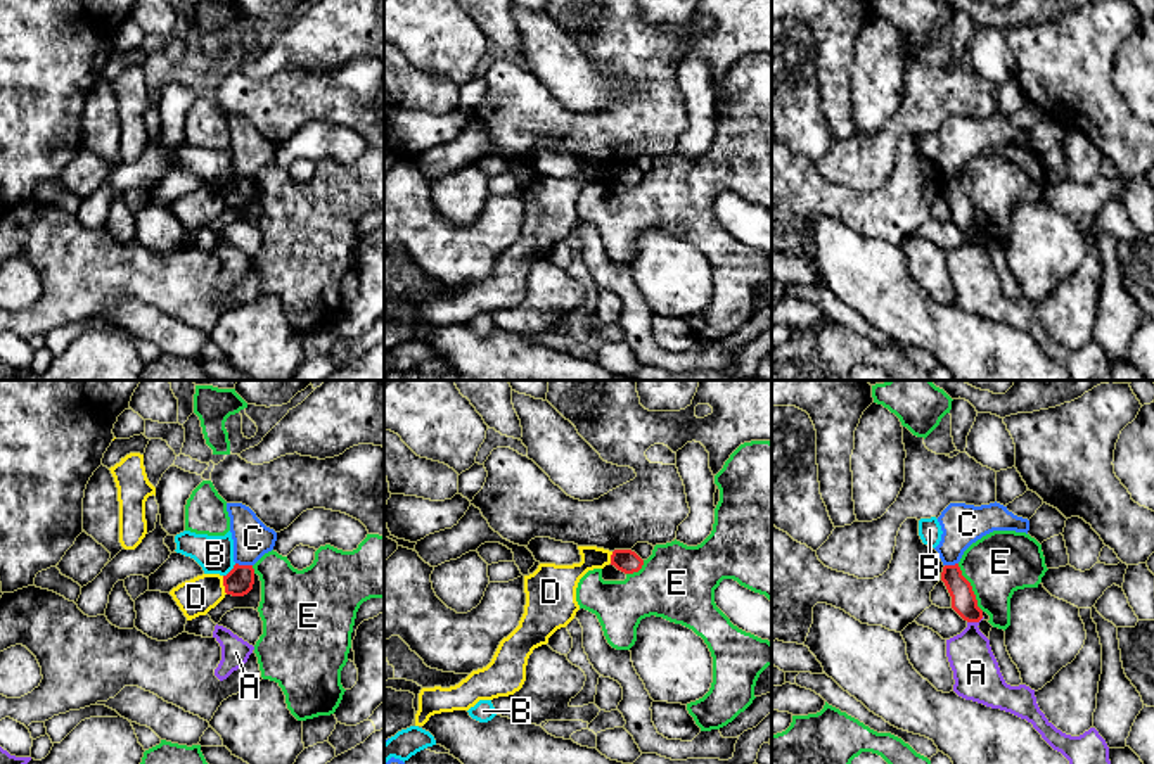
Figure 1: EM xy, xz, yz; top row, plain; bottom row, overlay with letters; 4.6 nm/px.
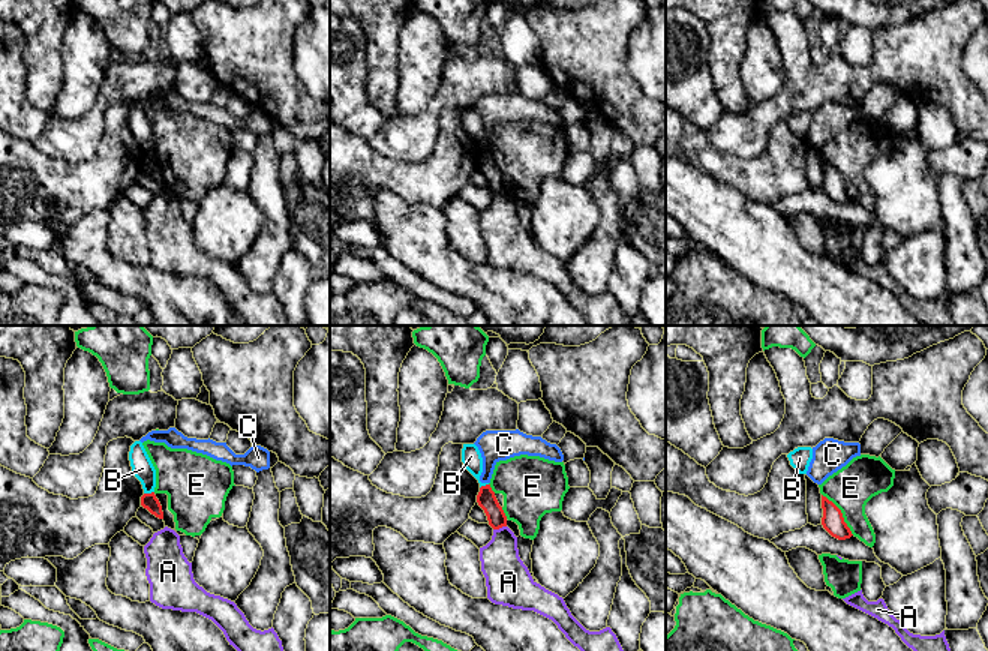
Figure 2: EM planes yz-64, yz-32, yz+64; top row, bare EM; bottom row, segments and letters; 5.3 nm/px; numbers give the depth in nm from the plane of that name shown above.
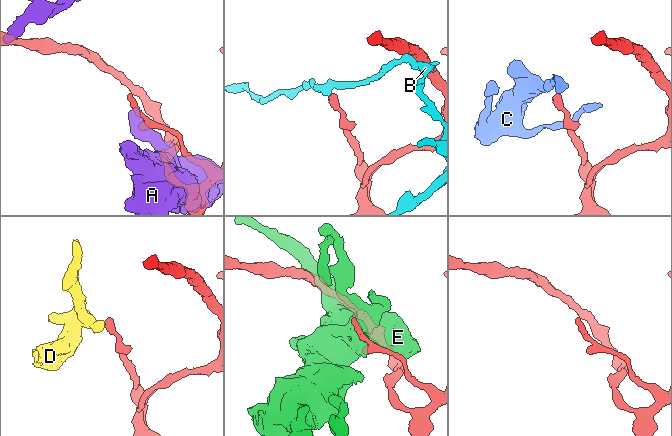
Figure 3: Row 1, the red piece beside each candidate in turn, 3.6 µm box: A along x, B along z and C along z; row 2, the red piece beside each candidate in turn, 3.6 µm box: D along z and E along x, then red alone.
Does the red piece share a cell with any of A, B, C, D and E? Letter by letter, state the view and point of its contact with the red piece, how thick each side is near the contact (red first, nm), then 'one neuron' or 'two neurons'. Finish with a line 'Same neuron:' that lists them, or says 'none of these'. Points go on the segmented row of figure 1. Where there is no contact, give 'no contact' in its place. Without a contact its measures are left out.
A: contact yz (974, 621); calibres 120 and 220 nm; two neurons
B: contact xy (230, 571); calibres 130 and 180 nm; two neurons
C: contact xy (244, 566); calibres 130 and 180 nm; two neurons
D: contact xy (224, 585); calibres 130 and 170 nm; two neurons
E: contact yz (971, 588); calibres 120 and 300 nm; two neurons
Same neuron: none of these

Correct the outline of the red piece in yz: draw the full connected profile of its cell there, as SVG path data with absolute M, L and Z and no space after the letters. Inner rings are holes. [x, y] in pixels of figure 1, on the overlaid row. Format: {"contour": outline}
{"contour": "M958 563L945 565L941 572L941 581L945 583L950 596L952 608L967 622L979 622L983 619L983 610L978 607L976 595L971 583L962 576Z"}

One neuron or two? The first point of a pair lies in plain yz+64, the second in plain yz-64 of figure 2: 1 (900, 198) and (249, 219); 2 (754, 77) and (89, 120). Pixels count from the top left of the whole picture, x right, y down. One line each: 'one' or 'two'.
1: one
2: two

